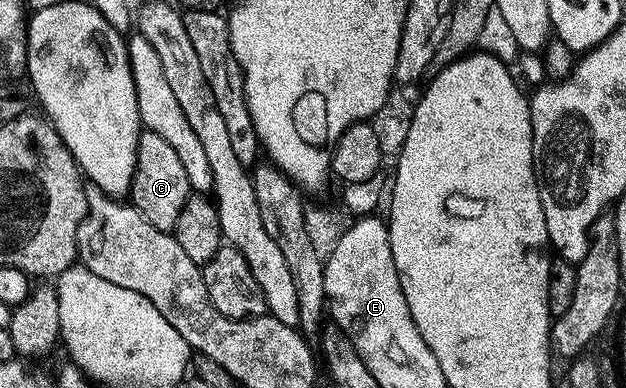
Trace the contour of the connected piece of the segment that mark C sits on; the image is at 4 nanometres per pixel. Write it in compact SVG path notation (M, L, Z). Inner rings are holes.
M145 132L138 147L138 163L130 194L131 204L145 219L154 223L158 231L175 234L183 208L193 196L194 190L186 175L186 167L182 167L182 159L178 159L174 147L170 147L170 143L162 139L162 135Z

